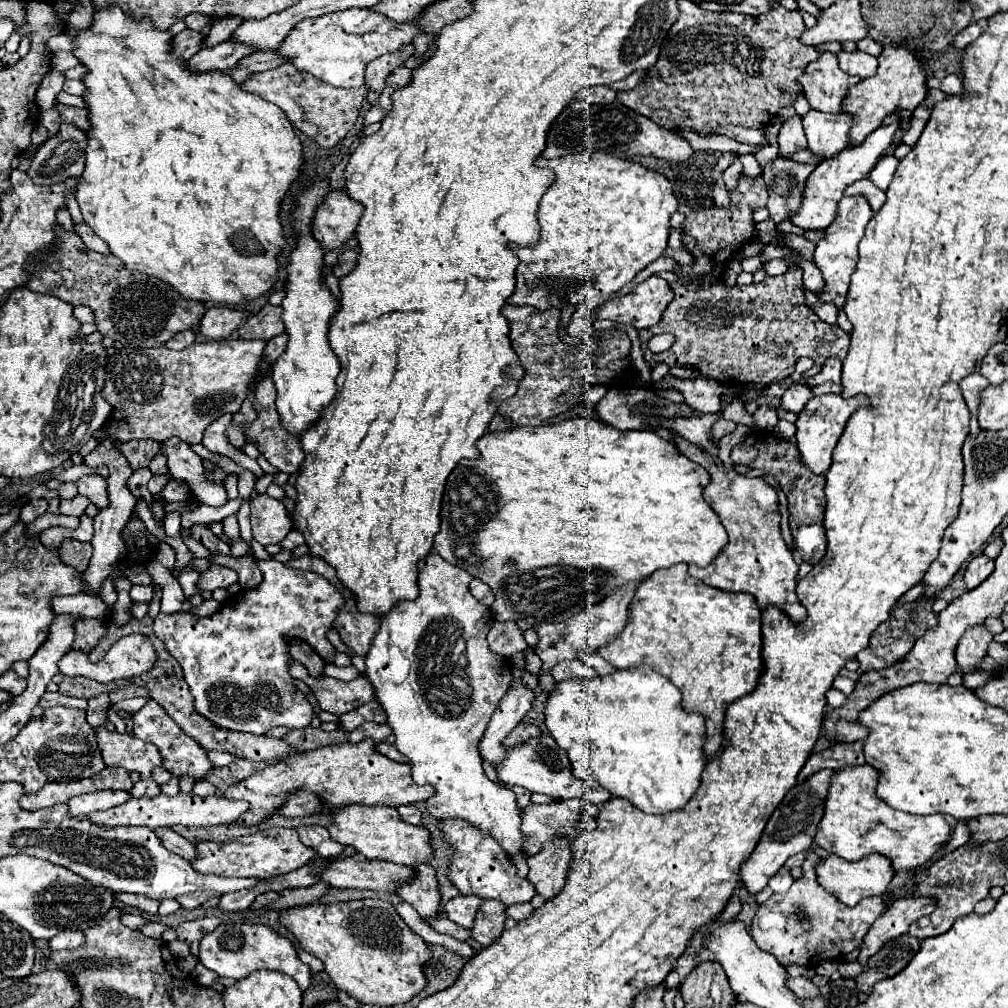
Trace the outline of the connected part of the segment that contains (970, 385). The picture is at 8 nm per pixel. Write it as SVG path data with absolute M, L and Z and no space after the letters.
M973 372L969 374L967 378L963 378L959 382L959 388L961 388L961 394L963 394L963 400L967 402L967 408L970 412L970 433L969 436L976 437L979 434L980 428L977 420L977 412L979 406L979 394L989 386L987 378L983 378L979 372Z

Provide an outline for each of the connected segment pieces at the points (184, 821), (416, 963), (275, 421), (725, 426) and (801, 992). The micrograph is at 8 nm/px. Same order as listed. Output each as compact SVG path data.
M159 794L155 798L131 798L121 806L115 806L107 812L95 812L91 814L91 822L101 826L147 826L147 828L159 828L159 826L229 826L231 822L237 822L243 812L249 810L249 802L243 800L227 800L219 794L213 796L197 796L197 794L183 794L177 796L165 796Z
M351 900L327 906L295 906L283 910L279 922L293 932L303 950L323 962L333 984L361 1004L401 1006L427 984L423 978L423 962L429 954L427 942L403 922L389 902Z
M270 376L265 377L257 385L257 392L255 392L255 408L257 408L257 422L253 422L247 430L247 440L255 440L257 442L257 448L259 452L279 470L279 472L289 472L289 474L295 474L305 458L303 454L303 448L301 448L301 440L287 432L283 426L281 426L281 418L277 414L277 408L275 408L275 398L277 398L277 390L273 380Z
M719 416L719 420L711 426L711 442L717 446L719 440L721 440L725 434L731 434L733 430L735 430L735 424L729 422L729 420L725 420L723 416Z
M787 978L787 988L801 1000L815 998L815 994L819 994L819 988L807 978Z

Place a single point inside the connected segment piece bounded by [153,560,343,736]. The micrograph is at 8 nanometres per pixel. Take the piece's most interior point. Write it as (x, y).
(235, 659)

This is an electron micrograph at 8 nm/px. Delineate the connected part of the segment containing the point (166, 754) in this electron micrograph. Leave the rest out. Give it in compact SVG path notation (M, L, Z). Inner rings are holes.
M149 700L139 712L135 712L135 736L145 742L155 744L163 756L165 770L169 770L177 778L181 778L181 776L205 778L207 772L213 768L205 750L191 736L183 734L183 730L179 730L177 722L173 718L169 718L167 712L155 700Z

